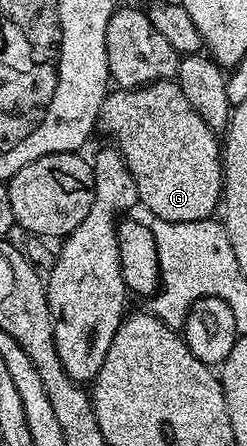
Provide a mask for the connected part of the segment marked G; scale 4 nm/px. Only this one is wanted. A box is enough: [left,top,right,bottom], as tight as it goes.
[98,81,224,221]

